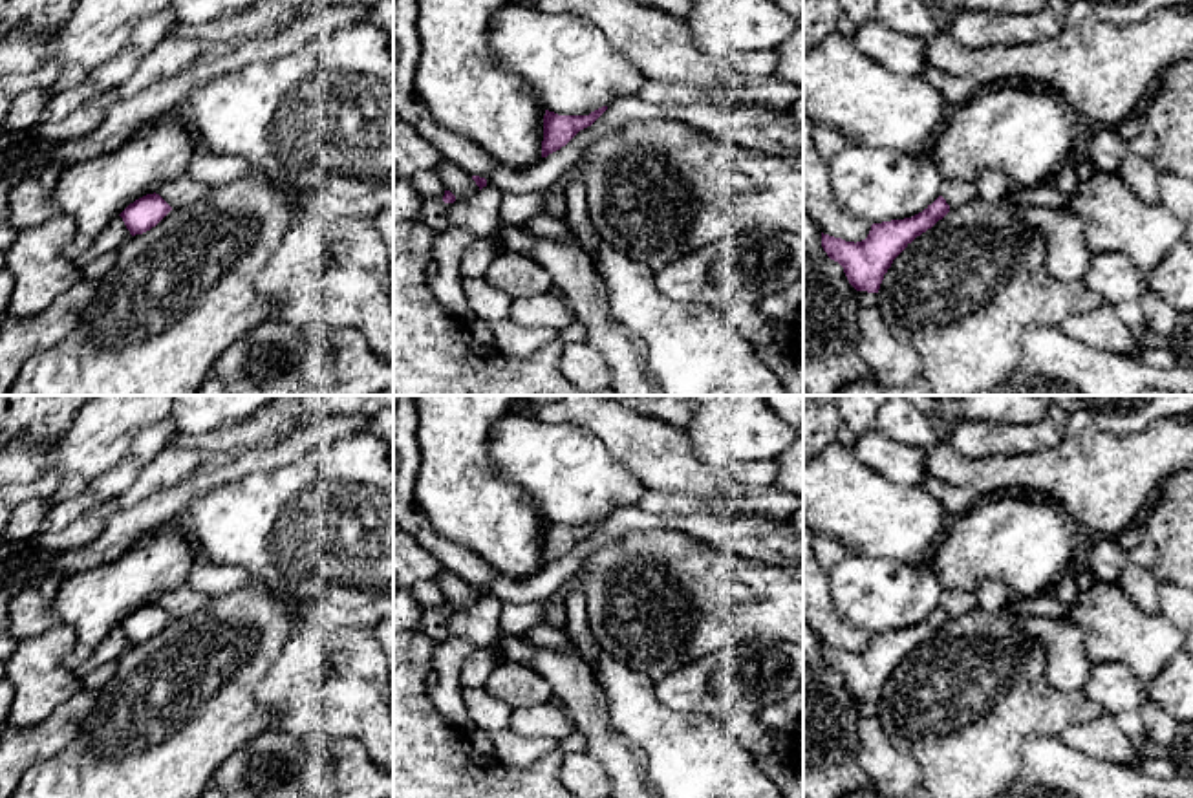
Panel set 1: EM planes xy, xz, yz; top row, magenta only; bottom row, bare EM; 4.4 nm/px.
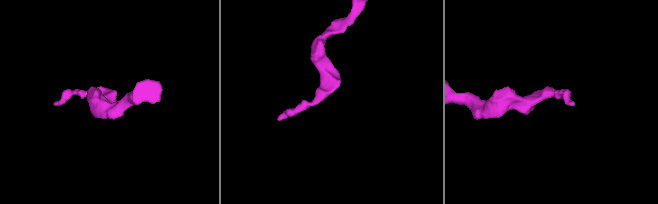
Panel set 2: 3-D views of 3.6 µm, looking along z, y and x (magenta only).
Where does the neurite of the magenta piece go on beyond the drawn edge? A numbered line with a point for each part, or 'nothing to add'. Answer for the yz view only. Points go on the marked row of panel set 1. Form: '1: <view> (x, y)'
nothing to add

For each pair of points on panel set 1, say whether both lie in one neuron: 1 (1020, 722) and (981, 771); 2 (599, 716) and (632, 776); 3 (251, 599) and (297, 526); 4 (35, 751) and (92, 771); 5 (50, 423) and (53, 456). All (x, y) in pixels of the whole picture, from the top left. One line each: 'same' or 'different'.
1: same
2: same
3: different
4: different
5: different

